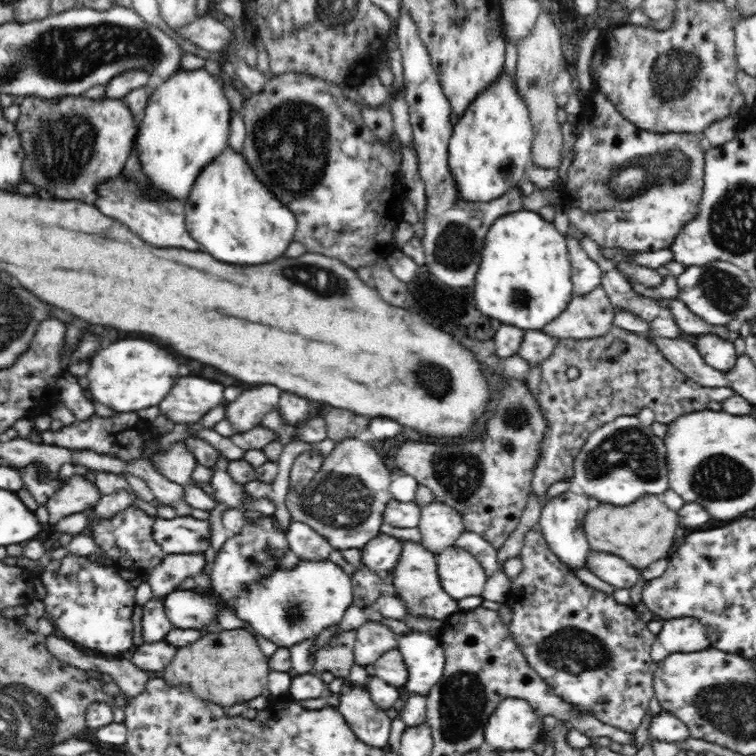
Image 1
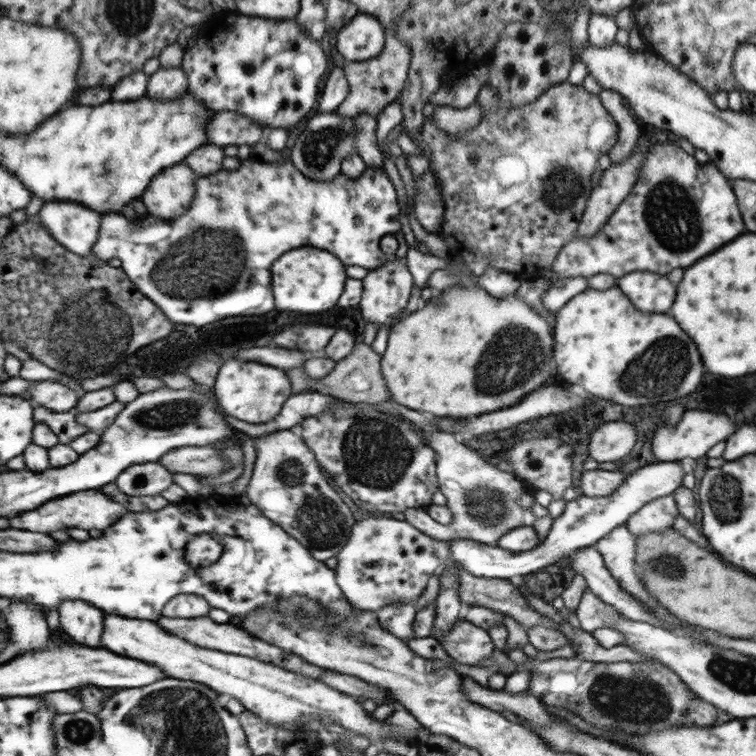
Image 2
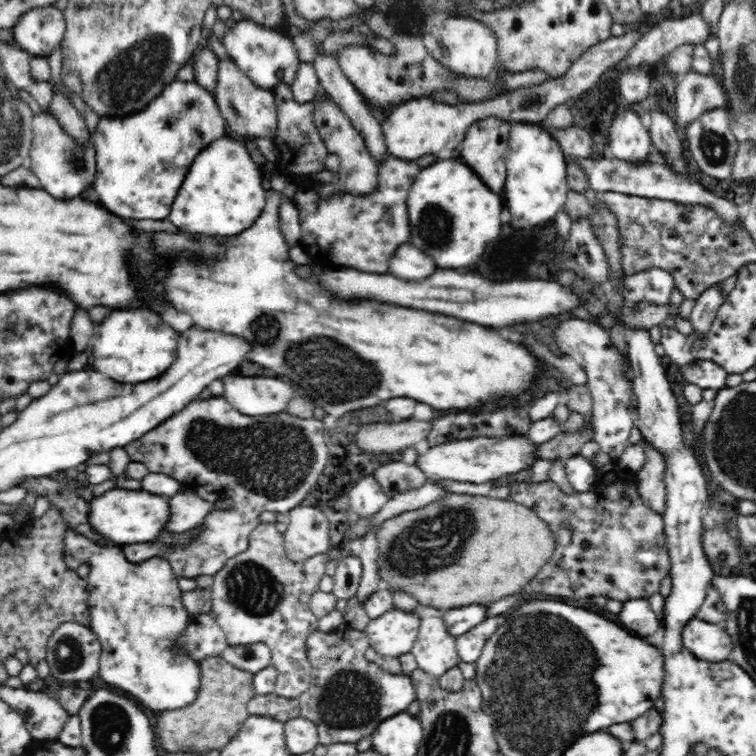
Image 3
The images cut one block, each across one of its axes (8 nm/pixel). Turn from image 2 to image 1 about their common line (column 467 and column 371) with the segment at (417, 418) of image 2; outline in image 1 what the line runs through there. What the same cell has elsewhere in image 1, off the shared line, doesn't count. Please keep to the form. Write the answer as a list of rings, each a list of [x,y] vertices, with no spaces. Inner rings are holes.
[[[358,438],[339,444],[327,456],[324,467],[300,492],[289,490],[285,504],[294,522],[304,523],[323,536],[334,552],[361,549],[382,534],[383,515],[393,496],[390,494],[392,477],[384,460]]]

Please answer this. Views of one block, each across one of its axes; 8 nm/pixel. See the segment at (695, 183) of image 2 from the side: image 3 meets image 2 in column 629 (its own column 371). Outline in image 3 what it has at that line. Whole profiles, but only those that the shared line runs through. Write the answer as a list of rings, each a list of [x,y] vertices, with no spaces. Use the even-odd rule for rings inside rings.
[[[386,154],[379,160],[377,190],[366,195],[350,194],[350,191],[334,191],[329,195],[322,195],[316,189],[297,188],[291,202],[297,208],[301,236],[299,246],[306,256],[310,256],[311,265],[330,267],[352,267],[364,272],[388,272],[390,254],[394,254],[402,244],[410,242],[410,217],[406,196],[408,188],[412,186],[418,170],[422,166],[418,161],[406,161],[397,156]]]

